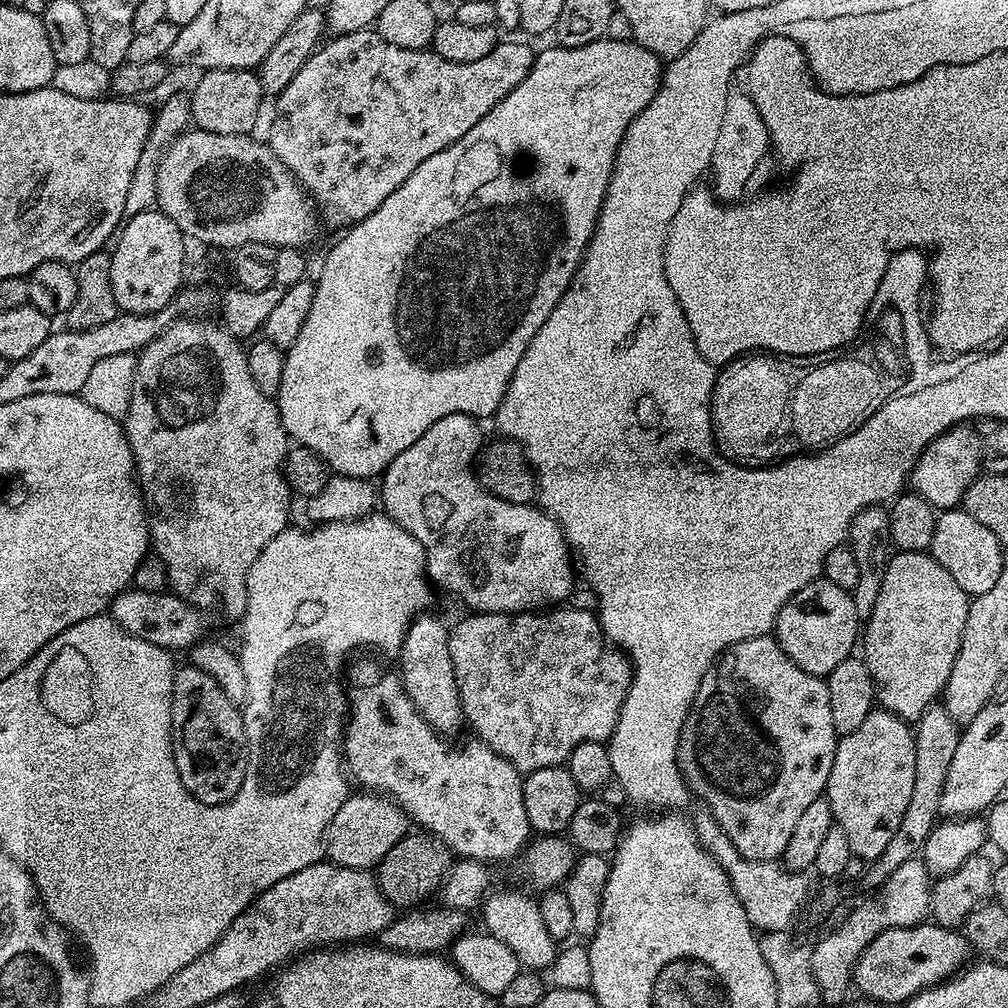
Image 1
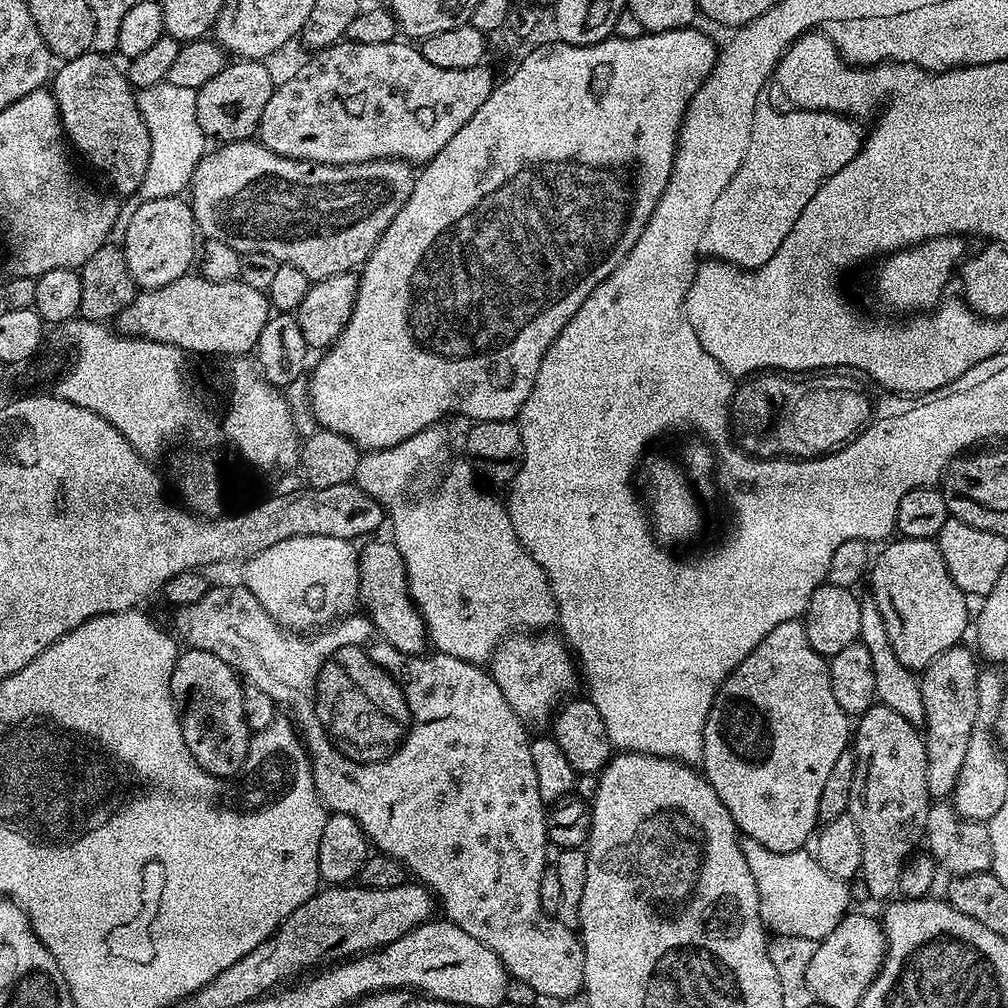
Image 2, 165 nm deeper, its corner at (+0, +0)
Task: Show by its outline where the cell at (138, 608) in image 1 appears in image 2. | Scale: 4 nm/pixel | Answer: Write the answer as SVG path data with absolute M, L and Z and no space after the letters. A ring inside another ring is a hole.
M240 582L224 584L221 588L209 587L198 602L175 609L174 615L176 617L172 624L184 646L206 650L206 654L222 658L222 662L226 662L226 666L234 669L247 683L259 686L263 692L270 694L272 701L281 709L288 708L287 715L295 724L308 750L308 759L312 762L316 793L329 813L346 814L354 818L354 822L358 822L358 826L367 834L371 847L377 853L394 858L411 875L412 872L416 875L413 877L432 893L442 912L444 908L443 915L448 921L466 930L466 934L478 938L482 946L490 946L490 950L498 954L511 979L534 986L537 997L570 999L581 995L584 987L584 946L573 929L562 926L562 922L553 913L544 909L540 897L542 874L546 870L544 851L549 851L550 845L546 802L542 794L538 794L538 774L534 774L534 758L530 758L529 729L518 718L518 714L514 714L510 702L506 702L506 694L498 690L498 682L494 682L491 671L445 652L433 651L432 656L428 656L429 654L398 650L381 638L372 621L364 614L349 614L333 620L331 624L311 634L294 632L270 618L270 614L262 610L262 602L258 602L258 598L254 598L254 594L250 594L250 590Z

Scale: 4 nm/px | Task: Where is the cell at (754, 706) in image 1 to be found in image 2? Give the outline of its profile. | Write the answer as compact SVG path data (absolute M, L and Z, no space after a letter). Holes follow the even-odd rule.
M800 620L782 622L782 626L774 626L742 663L724 679L722 686L716 691L714 702L708 711L706 726L704 727L704 763L702 765L703 775L708 777L710 786L722 798L726 810L730 810L730 818L734 818L737 829L743 835L754 838L754 842L762 842L766 850L774 850L778 854L787 852L798 852L805 847L804 844L813 839L818 828L820 815L818 814L818 798L822 798L822 786L826 786L826 777L830 774L830 769L834 767L834 762L838 762L838 754L846 751L850 744L850 717L847 712L838 706L838 701L834 698L834 690L830 686L830 674L828 673L828 660L810 646L810 638L806 634L803 623Z

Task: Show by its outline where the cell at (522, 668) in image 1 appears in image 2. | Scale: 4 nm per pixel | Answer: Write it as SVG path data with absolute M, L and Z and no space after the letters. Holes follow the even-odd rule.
M552 630L505 636L490 657L490 671L514 714L528 726L547 725L562 701L575 693L576 680L578 684L577 661L563 635Z

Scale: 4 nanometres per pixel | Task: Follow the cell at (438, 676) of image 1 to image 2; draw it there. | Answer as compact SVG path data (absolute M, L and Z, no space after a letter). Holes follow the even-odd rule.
M391 539L371 540L367 541L369 544L364 549L359 549L356 562L359 603L362 608L364 604L363 611L386 643L403 652L423 653L429 643L428 627L424 624L422 614L416 609L416 603L412 601L402 554Z

